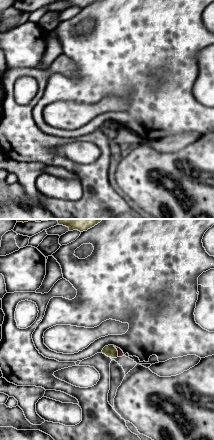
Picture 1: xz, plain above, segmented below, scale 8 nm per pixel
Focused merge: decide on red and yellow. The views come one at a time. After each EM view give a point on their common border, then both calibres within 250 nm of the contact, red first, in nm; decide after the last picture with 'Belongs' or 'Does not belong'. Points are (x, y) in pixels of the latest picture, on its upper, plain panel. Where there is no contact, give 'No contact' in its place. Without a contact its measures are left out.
Touches red at (117, 126). Thickness 50 nm (red) against 90 nm

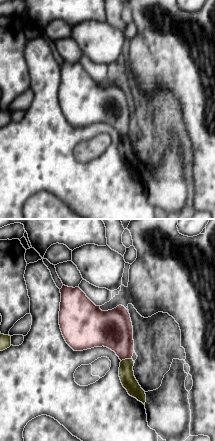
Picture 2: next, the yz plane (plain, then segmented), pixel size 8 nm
Touches red at (126, 134). Thickness 300 nm (red) against 120 nm

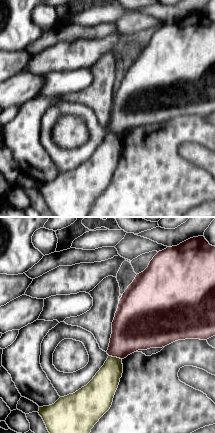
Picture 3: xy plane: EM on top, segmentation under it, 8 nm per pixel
Touches red at (115, 132). Thickness 340 nm (red) against 220 nm

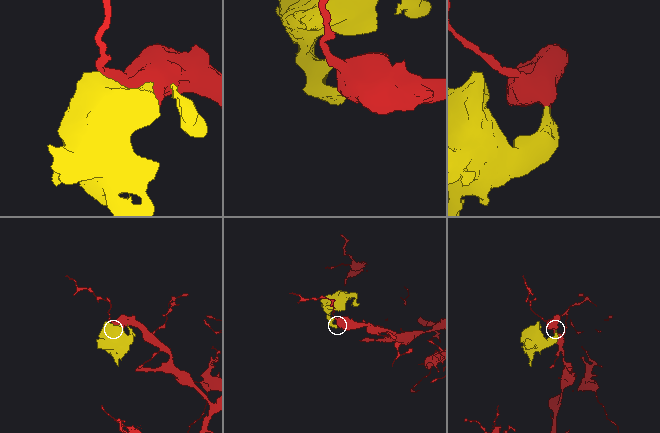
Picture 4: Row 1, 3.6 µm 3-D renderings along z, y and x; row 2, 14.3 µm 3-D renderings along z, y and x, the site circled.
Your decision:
Does not belong

